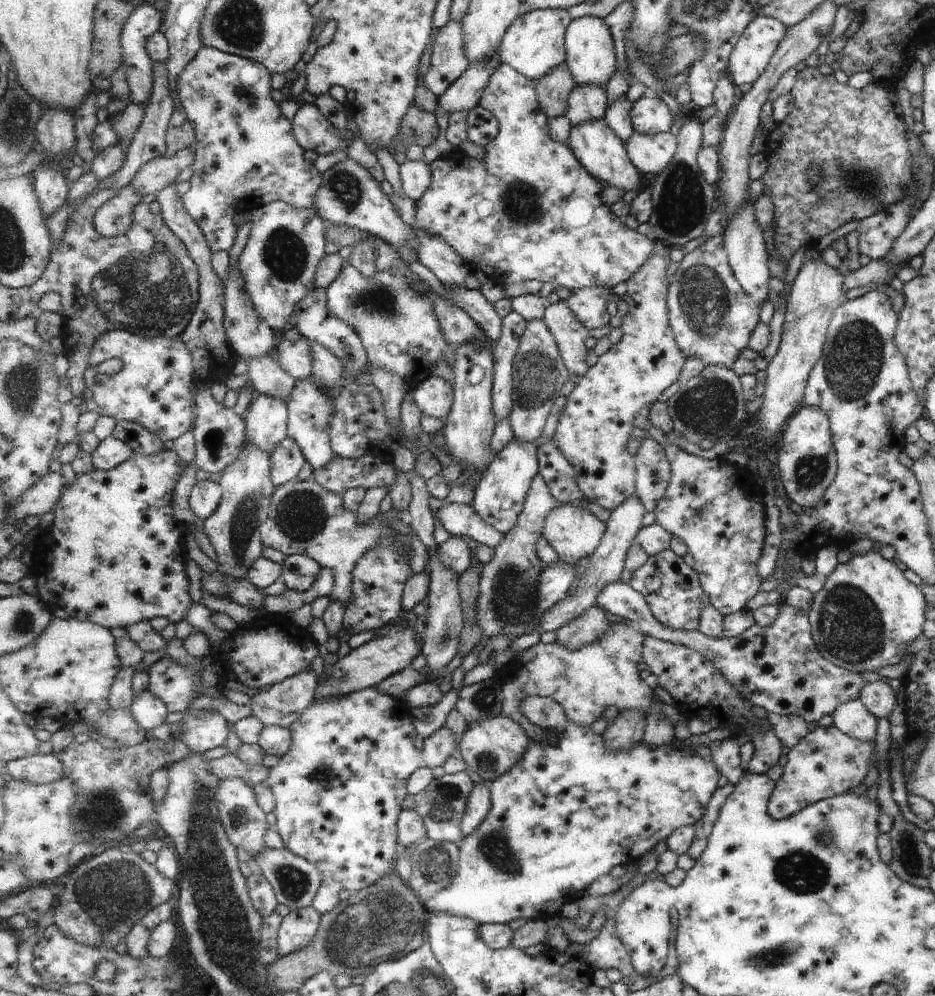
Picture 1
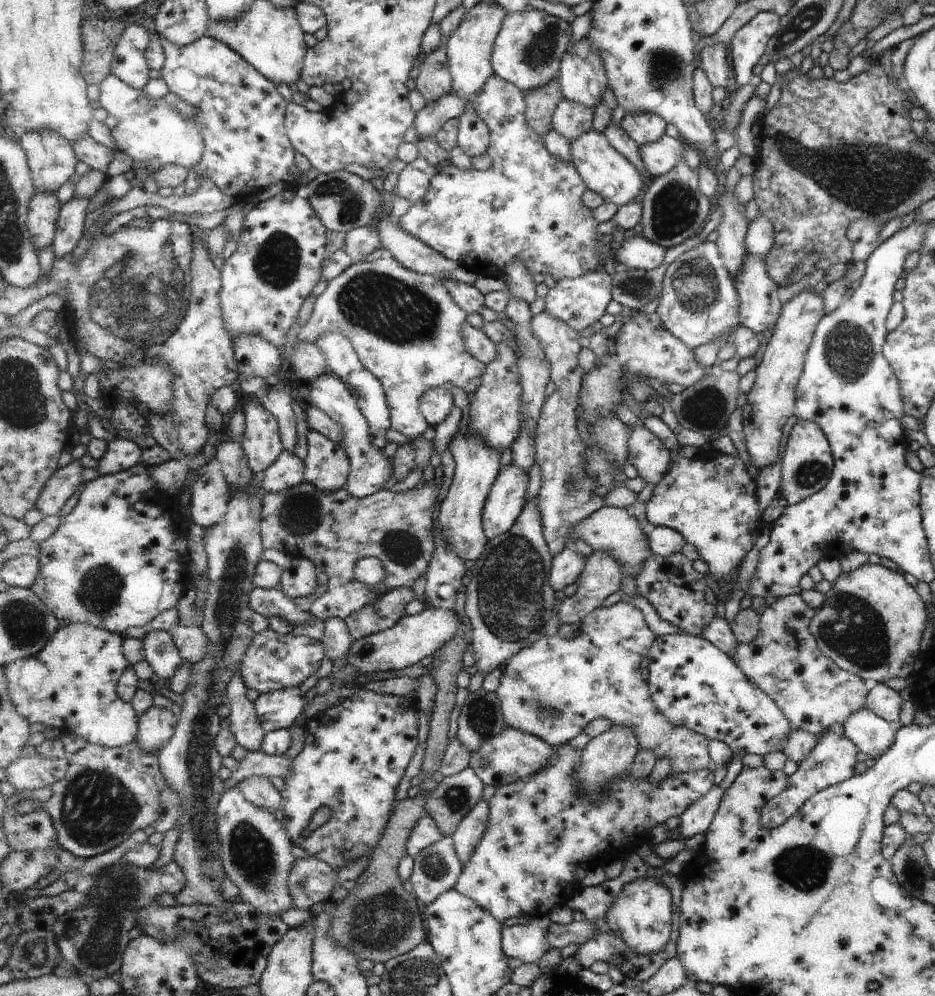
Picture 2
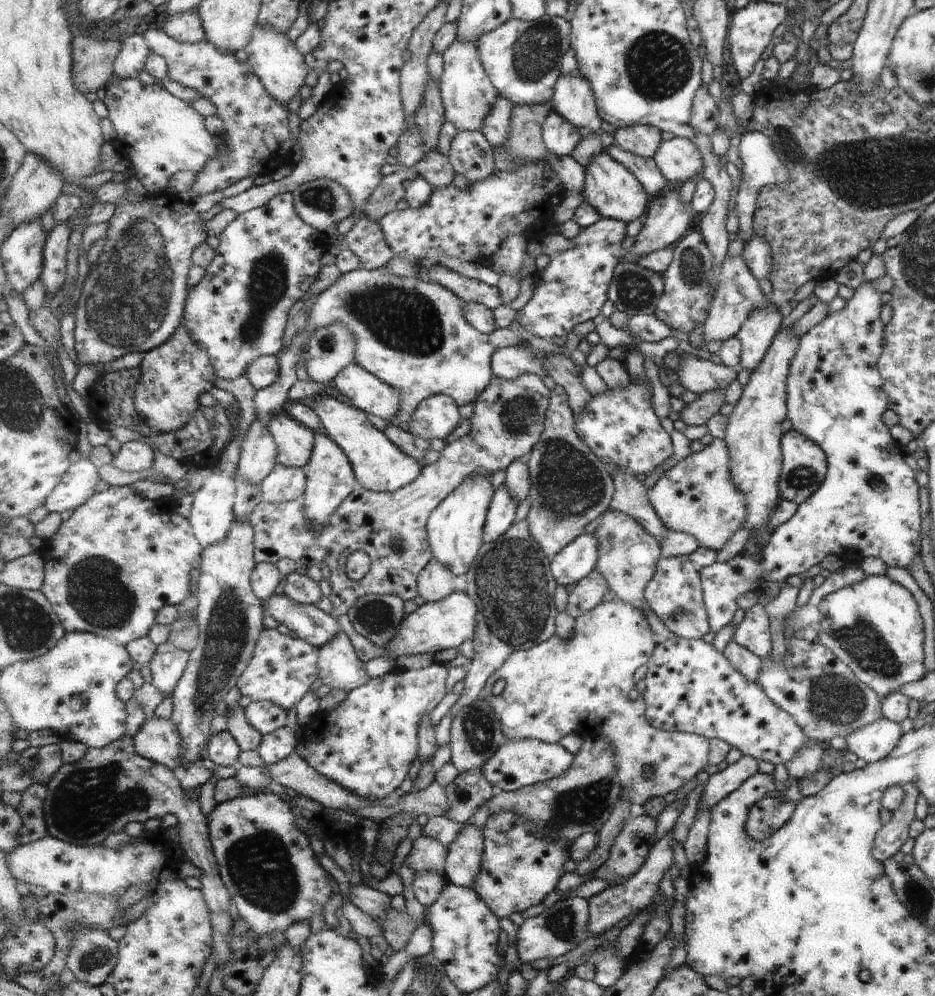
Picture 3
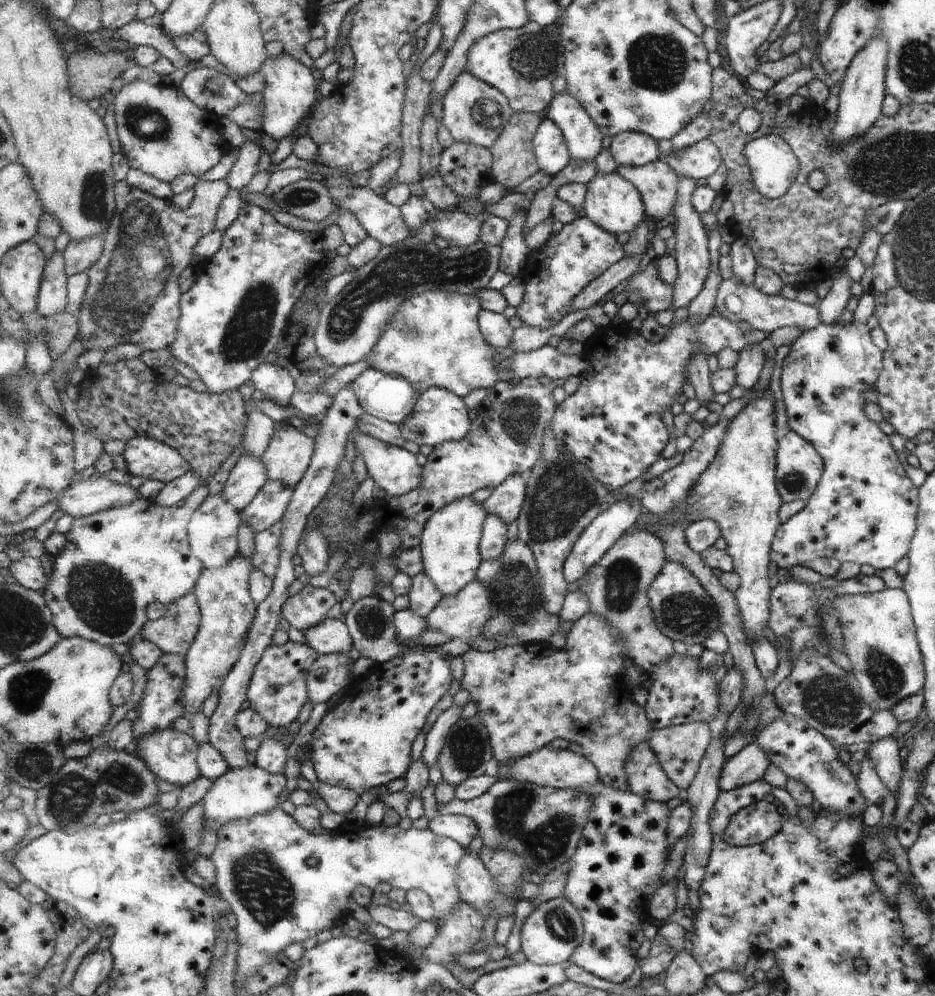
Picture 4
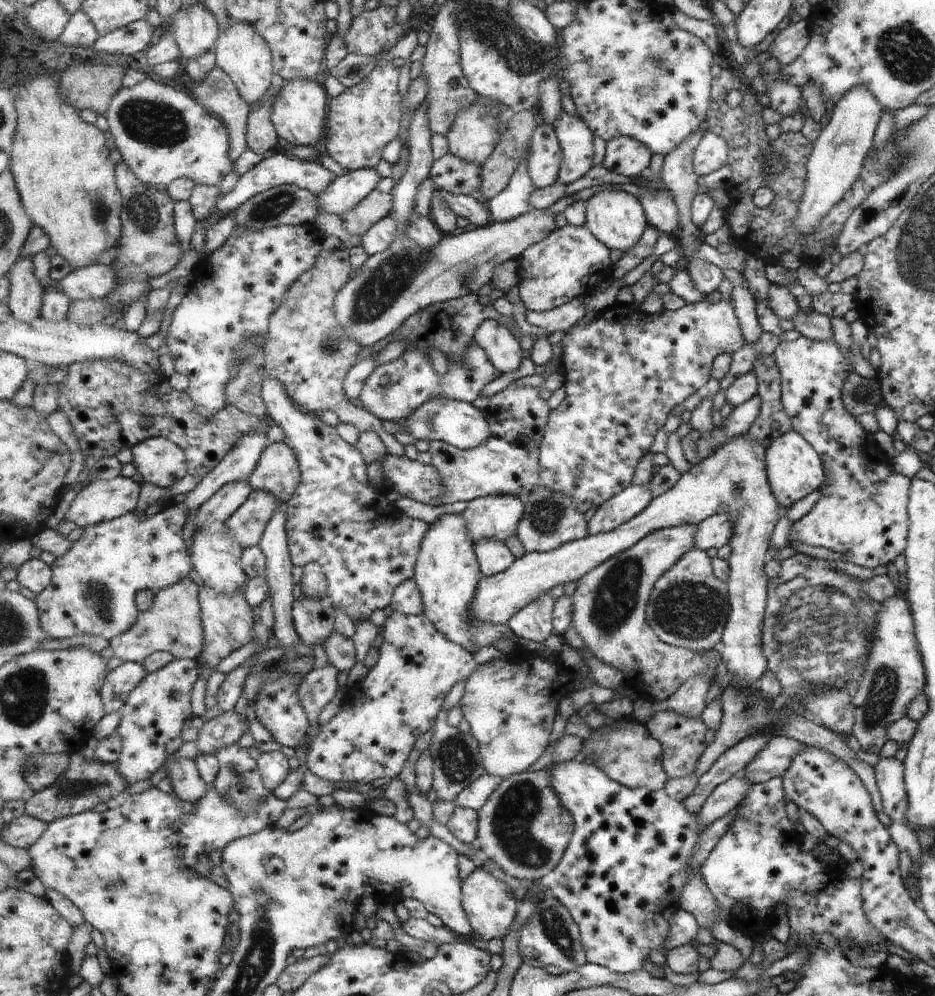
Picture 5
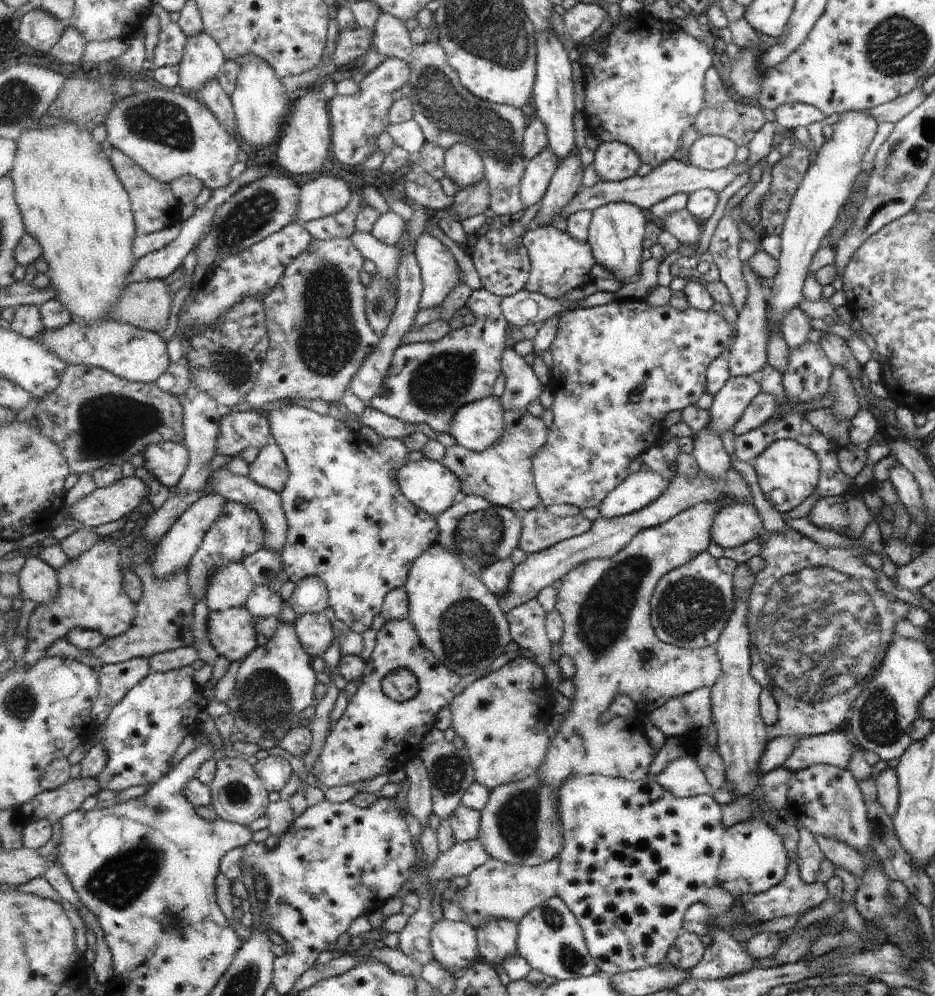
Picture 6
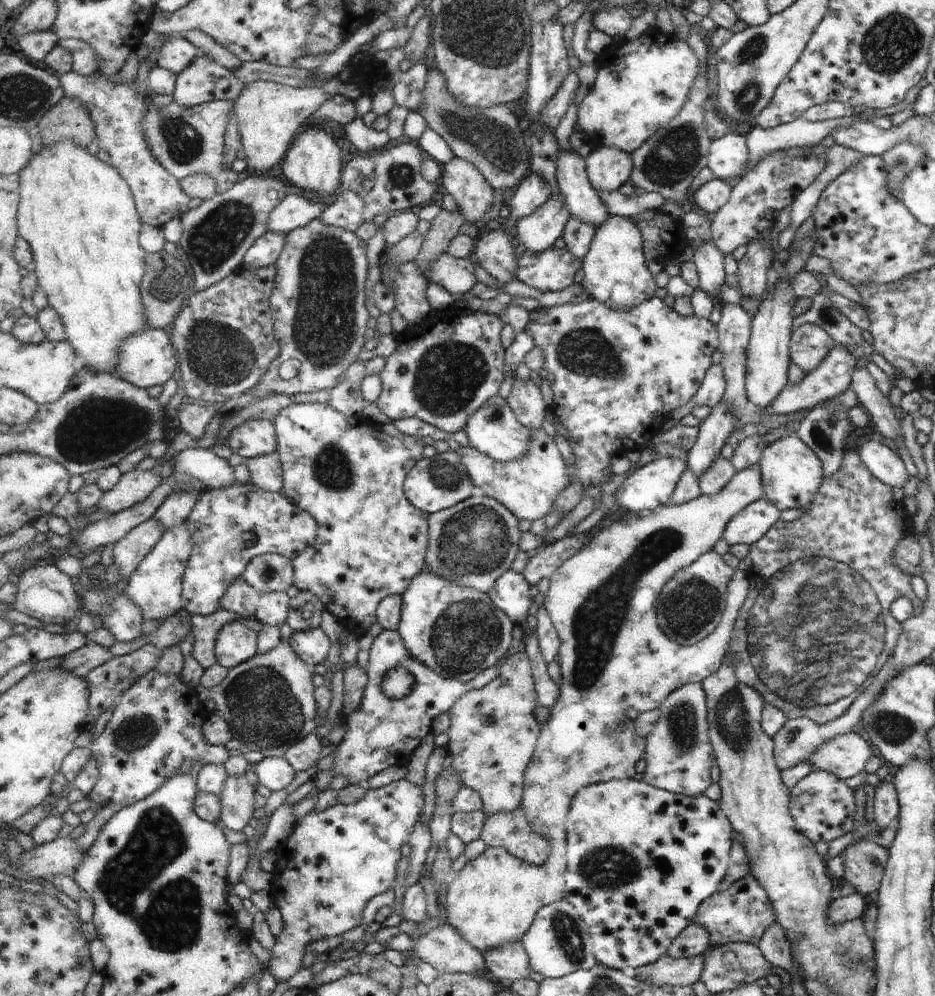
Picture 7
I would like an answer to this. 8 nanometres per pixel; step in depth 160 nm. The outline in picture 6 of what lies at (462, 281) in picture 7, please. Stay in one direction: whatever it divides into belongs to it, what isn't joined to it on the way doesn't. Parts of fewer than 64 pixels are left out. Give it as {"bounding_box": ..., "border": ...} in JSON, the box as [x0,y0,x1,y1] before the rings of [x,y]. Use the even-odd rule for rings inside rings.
{"bounding_box":[415,231,462,309],"border":[[[423,231],[417,239],[415,254],[422,268],[424,293],[420,308],[432,309],[443,304],[449,292],[462,282],[459,264],[448,246]]]}

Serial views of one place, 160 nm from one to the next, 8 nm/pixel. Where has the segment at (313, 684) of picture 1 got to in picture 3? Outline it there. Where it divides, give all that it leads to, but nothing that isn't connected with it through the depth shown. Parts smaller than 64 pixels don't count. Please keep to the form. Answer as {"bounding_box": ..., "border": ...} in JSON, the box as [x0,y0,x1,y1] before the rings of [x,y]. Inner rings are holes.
{"bounding_box":[245,701,287,735],"border":[[[253,701],[245,708],[249,722],[261,734],[268,735],[287,724],[287,711],[271,701]]]}

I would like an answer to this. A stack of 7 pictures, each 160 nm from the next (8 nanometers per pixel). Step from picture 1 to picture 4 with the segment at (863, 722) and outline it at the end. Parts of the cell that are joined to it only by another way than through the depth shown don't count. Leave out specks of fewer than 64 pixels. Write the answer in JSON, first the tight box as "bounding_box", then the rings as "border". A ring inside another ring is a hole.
{"bounding_box":[865,736,902,798],"border":[[[891,736],[870,742],[865,754],[879,780],[895,798],[902,771],[898,749],[896,740]]]}

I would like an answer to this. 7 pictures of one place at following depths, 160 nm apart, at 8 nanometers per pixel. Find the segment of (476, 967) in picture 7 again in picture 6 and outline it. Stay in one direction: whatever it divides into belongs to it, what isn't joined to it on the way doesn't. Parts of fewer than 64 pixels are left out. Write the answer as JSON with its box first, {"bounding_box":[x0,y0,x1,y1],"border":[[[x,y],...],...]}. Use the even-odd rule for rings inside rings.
{"bounding_box":[431,919,481,971],"border":[[[443,919],[431,931],[434,959],[447,970],[461,971],[481,960],[478,934],[467,923]]]}

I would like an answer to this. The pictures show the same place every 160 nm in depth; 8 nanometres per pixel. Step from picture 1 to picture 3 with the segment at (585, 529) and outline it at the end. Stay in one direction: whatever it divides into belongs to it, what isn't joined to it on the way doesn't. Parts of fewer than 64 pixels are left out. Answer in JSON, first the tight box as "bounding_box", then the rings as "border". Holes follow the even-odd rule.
{"bounding_box":[593,508,662,610],"border":[[[611,508],[600,516],[593,534],[599,541],[599,560],[595,574],[605,577],[612,597],[623,599],[642,610],[646,602],[646,586],[655,576],[662,558],[659,540],[631,515]]]}

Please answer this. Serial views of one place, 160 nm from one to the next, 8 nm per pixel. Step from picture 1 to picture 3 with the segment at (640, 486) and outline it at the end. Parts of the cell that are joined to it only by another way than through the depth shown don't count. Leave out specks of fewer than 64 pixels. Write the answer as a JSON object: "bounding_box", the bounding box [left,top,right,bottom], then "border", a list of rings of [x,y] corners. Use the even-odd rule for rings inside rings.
{"bounding_box":[575,380,673,475],"border":[[[648,380],[646,384],[647,386],[644,386],[632,382],[625,389],[612,389],[605,394],[594,395],[587,410],[580,415],[575,413],[575,428],[591,450],[594,450],[603,462],[623,467],[624,471],[634,475],[648,475],[673,456],[671,436],[661,426],[659,416],[653,410],[653,392]]]}

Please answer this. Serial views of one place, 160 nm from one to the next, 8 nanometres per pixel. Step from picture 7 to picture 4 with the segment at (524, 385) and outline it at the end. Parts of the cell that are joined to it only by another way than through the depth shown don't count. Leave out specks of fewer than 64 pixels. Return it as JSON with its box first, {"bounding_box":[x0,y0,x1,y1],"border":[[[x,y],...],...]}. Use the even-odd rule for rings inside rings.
{"bounding_box":[478,309,514,349],"border":[[[483,309],[479,313],[478,321],[480,329],[486,341],[494,349],[502,349],[508,347],[513,340],[514,328],[511,328],[508,318],[501,313]]]}

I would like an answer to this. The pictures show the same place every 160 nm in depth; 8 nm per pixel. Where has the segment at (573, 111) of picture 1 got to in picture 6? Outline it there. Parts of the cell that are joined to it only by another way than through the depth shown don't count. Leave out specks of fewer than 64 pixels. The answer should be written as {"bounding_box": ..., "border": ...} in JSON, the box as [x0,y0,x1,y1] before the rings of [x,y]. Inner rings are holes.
{"bounding_box":[520,146,559,207],"border":[[[549,146],[527,162],[520,183],[520,193],[526,207],[543,200],[550,189],[552,178],[558,172],[559,163],[558,154]]]}

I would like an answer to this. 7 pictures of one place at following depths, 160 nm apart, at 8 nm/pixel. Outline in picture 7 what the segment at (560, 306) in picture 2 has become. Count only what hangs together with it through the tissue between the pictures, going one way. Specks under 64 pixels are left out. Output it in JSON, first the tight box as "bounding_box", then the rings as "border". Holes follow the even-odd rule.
{"bounding_box":[517,248,583,292],"border":[[[549,248],[541,254],[523,252],[518,260],[517,279],[540,292],[560,292],[574,284],[577,270],[583,262],[569,252],[568,248]]]}

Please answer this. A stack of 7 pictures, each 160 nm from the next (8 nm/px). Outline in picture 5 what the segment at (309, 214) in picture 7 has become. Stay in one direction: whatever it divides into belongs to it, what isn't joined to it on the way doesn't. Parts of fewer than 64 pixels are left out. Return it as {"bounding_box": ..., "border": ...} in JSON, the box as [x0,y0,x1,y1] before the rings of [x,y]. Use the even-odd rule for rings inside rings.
{"bounding_box":[319,167,382,216],"border":[[[373,167],[348,171],[337,177],[319,197],[320,212],[341,216],[353,210],[371,192],[378,188],[382,179]]]}

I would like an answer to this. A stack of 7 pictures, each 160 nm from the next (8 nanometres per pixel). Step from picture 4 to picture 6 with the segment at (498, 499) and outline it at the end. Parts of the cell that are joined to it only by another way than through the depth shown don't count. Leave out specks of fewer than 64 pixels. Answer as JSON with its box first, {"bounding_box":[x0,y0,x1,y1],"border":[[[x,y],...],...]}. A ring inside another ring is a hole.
{"bounding_box":[437,495,523,578],"border":[[[477,495],[461,496],[449,510],[437,516],[437,522],[440,530],[438,542],[458,555],[468,571],[479,578],[486,566],[506,560],[513,554],[513,550],[520,546],[523,532],[523,523],[518,512],[495,505]]]}

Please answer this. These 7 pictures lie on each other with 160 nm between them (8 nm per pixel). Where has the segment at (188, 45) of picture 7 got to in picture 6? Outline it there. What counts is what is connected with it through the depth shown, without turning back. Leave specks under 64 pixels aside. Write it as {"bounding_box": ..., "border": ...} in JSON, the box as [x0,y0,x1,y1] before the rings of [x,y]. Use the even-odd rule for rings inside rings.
{"bounding_box":[151,3,188,68],"border":[[[158,3],[152,6],[152,12],[160,18],[160,39],[151,61],[154,68],[177,66],[186,56],[188,38],[179,23],[172,22],[169,13]]]}

